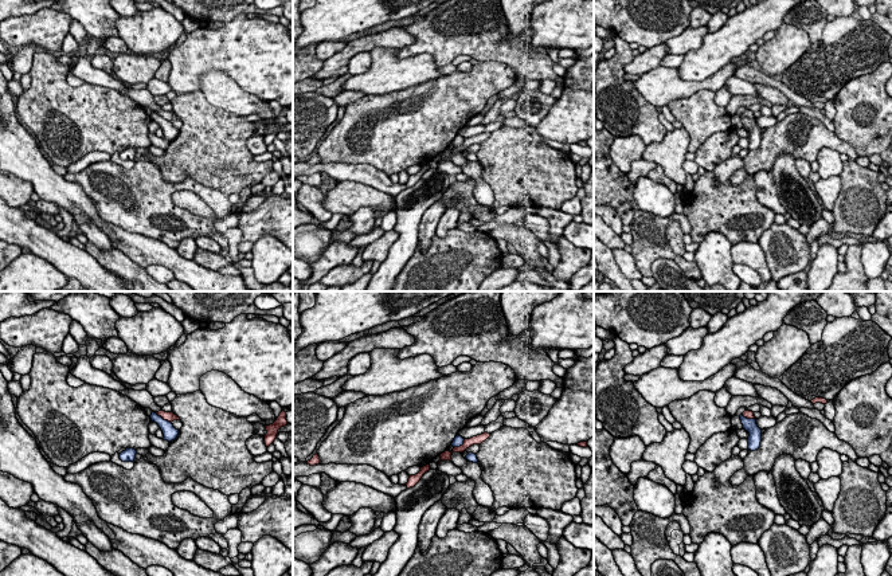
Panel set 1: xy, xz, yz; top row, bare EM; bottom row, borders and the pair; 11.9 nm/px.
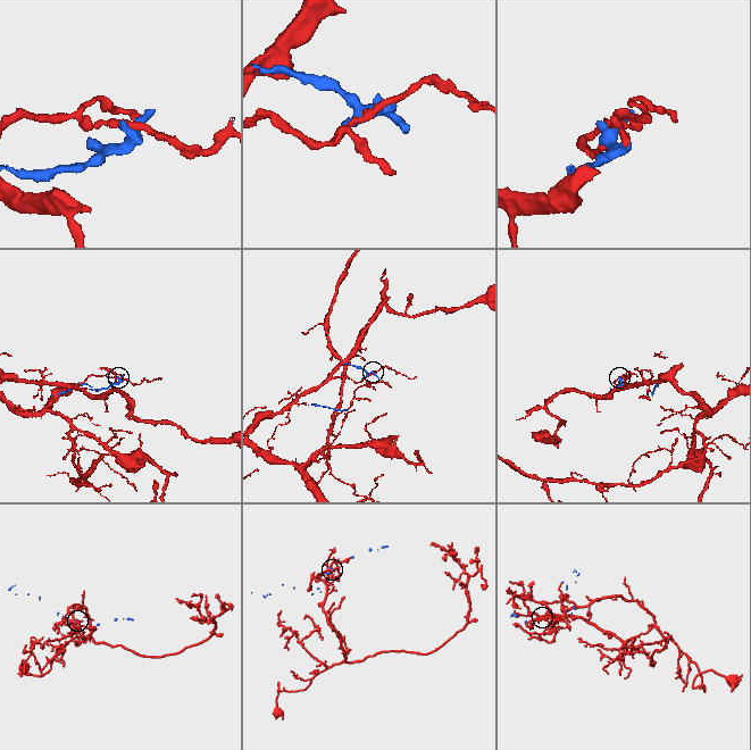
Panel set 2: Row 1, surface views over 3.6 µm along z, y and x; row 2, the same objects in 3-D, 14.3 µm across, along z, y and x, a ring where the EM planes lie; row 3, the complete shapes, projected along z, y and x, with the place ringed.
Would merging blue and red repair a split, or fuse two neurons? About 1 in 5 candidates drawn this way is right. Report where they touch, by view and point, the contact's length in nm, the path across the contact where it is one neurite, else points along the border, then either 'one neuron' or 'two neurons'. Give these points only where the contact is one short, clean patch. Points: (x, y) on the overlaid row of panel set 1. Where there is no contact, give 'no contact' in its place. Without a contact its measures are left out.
meets blue in xy at (161, 418); contact 240 nm long; border along xy (155, 412), (171, 423); two neurons

